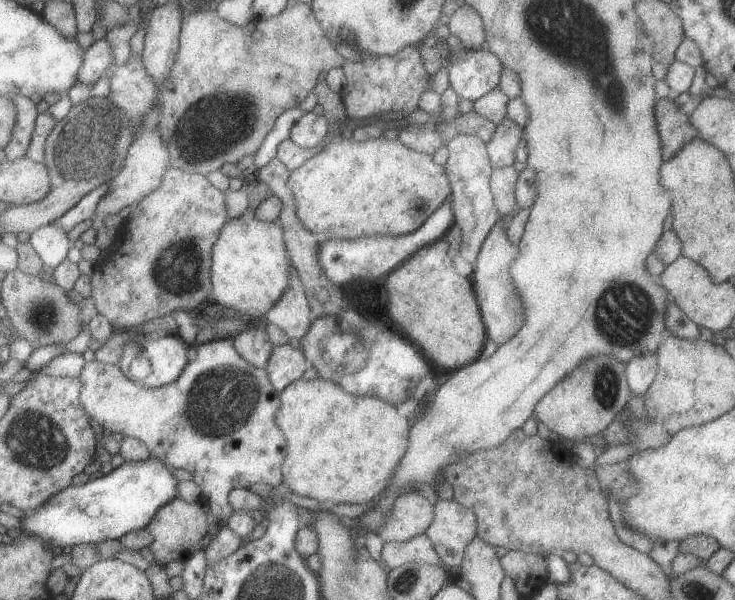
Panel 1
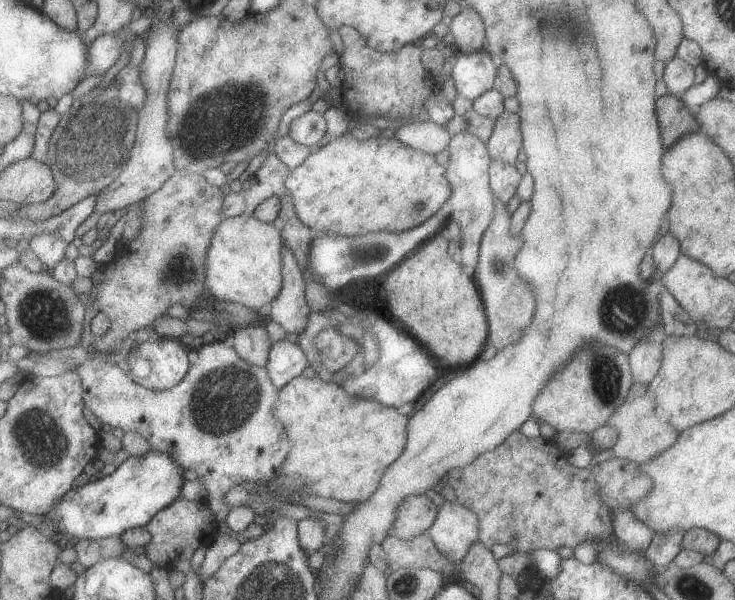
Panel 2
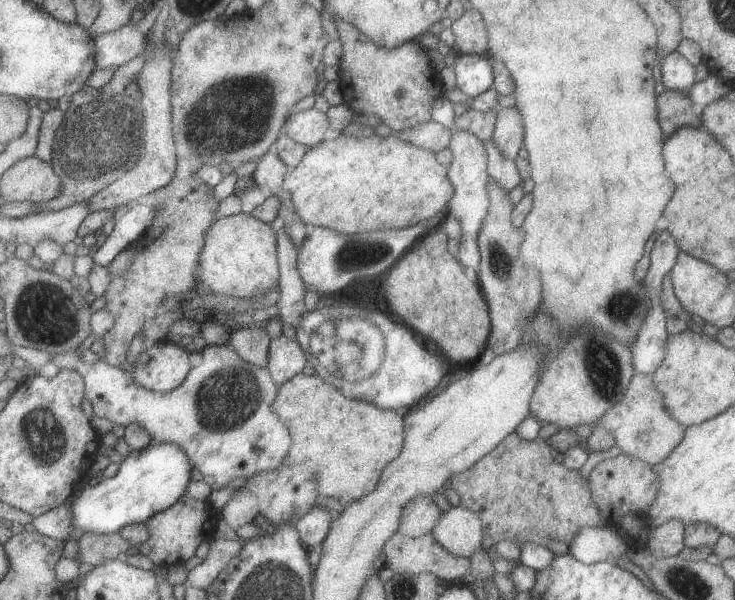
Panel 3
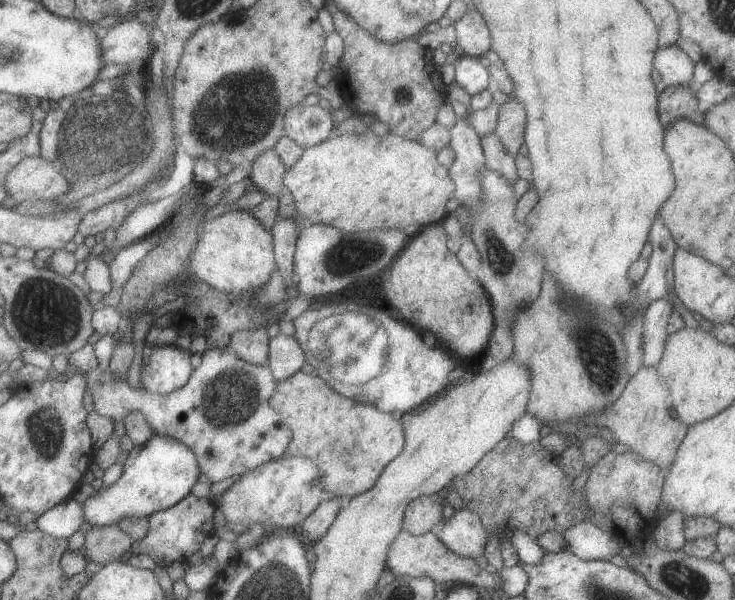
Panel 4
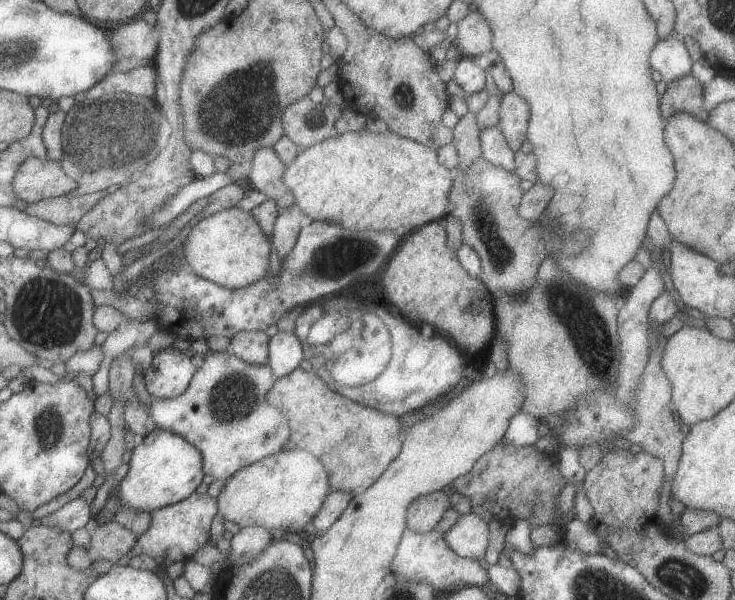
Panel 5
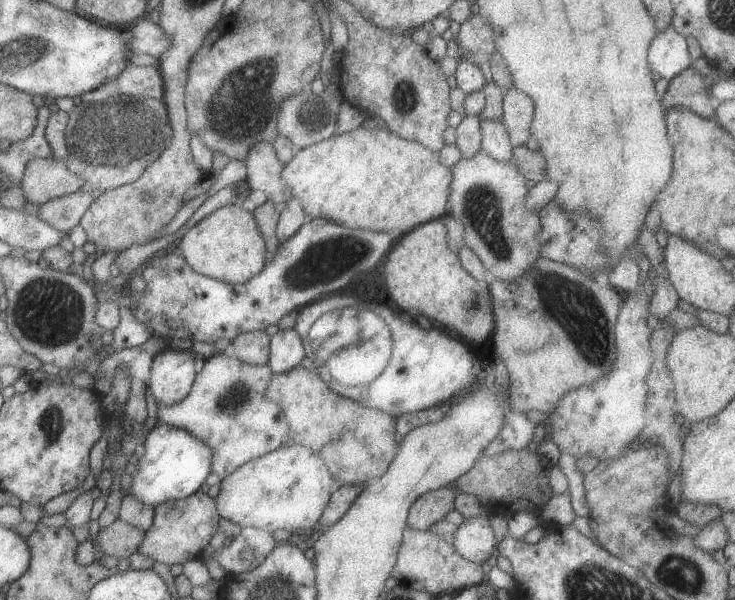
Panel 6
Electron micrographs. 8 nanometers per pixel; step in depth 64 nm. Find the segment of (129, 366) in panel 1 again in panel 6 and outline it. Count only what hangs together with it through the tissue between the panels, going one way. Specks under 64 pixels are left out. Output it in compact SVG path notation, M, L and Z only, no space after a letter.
M169 350L153 357L149 392L158 408L179 404L196 384L195 353Z

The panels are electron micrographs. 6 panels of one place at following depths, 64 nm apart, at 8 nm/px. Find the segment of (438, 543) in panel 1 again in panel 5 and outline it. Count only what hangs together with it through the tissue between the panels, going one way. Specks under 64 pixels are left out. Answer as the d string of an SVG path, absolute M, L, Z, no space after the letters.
M473 512L459 515L443 538L455 554L479 561L488 545L488 524Z

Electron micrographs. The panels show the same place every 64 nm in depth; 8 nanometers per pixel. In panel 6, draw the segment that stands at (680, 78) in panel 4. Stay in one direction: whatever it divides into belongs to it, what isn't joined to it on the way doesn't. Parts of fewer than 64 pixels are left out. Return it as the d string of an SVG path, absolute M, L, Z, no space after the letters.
M670 24L662 31L657 31L649 44L647 60L651 70L668 81L692 64L686 37L675 32Z

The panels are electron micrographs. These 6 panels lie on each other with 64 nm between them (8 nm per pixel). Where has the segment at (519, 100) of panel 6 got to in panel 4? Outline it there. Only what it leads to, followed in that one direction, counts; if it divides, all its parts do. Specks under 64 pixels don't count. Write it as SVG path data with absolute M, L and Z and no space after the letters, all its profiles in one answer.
M513 96L498 105L497 122L494 133L510 155L515 156L524 144L526 110Z

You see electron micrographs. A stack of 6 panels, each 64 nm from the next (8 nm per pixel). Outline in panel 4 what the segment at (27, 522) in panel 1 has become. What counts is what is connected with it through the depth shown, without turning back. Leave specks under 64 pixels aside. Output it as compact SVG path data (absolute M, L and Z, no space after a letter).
M156 433L145 444L137 445L126 458L121 478L106 490L98 490L85 502L86 522L94 526L117 525L120 520L129 517L150 517L159 511L167 510L180 503L192 493L193 487L199 483L202 470L197 453L189 448L188 444L175 437Z

